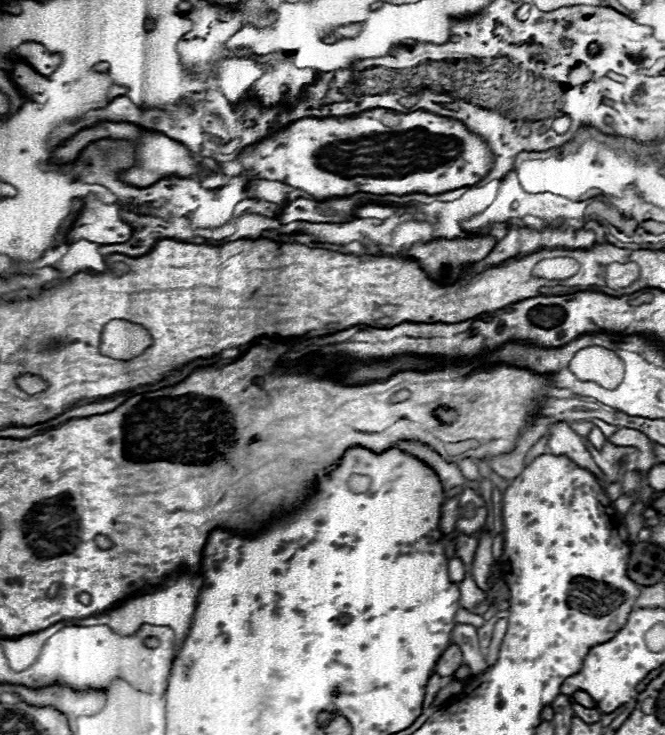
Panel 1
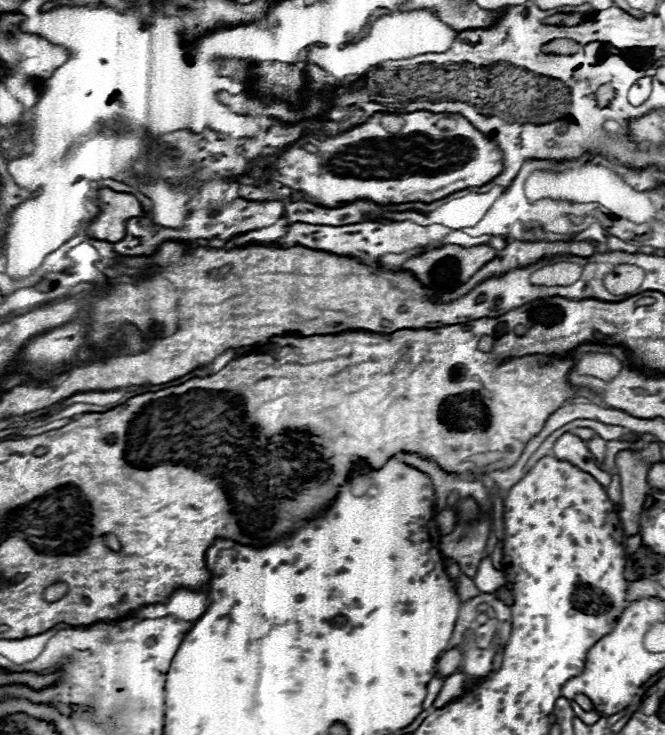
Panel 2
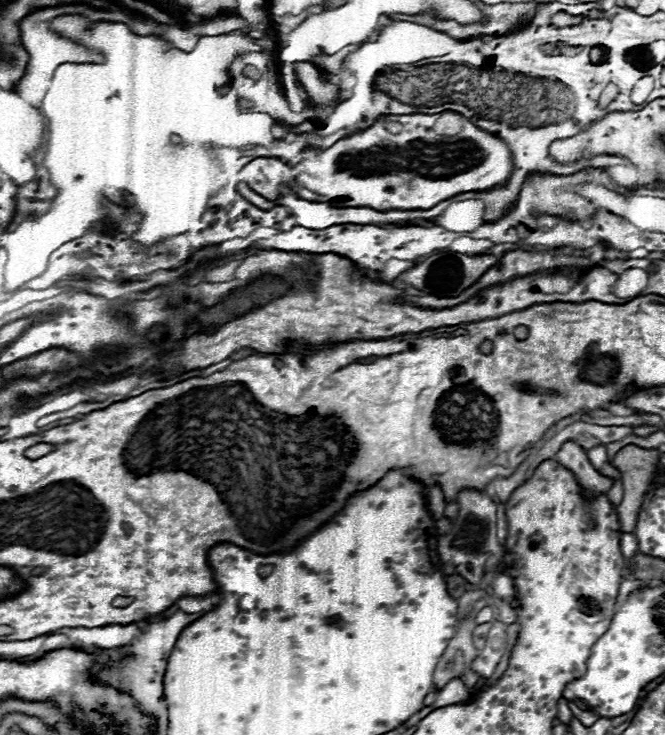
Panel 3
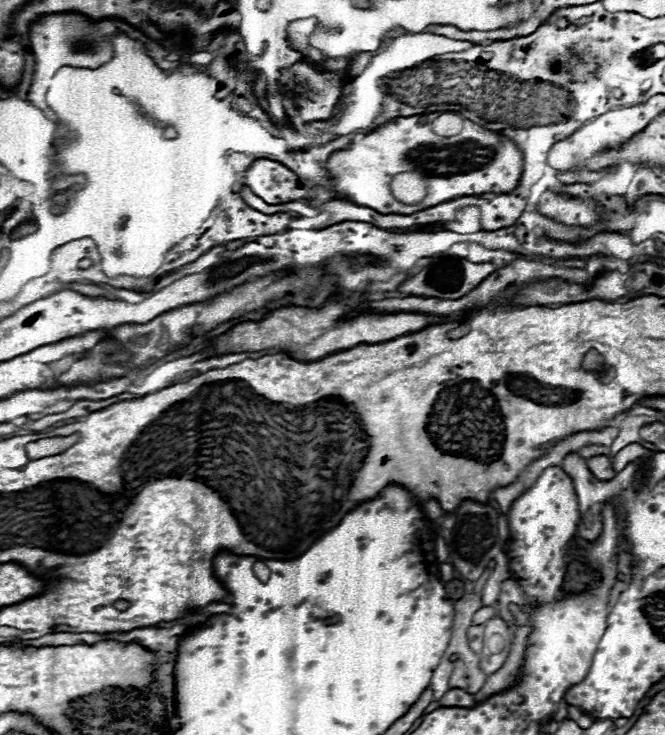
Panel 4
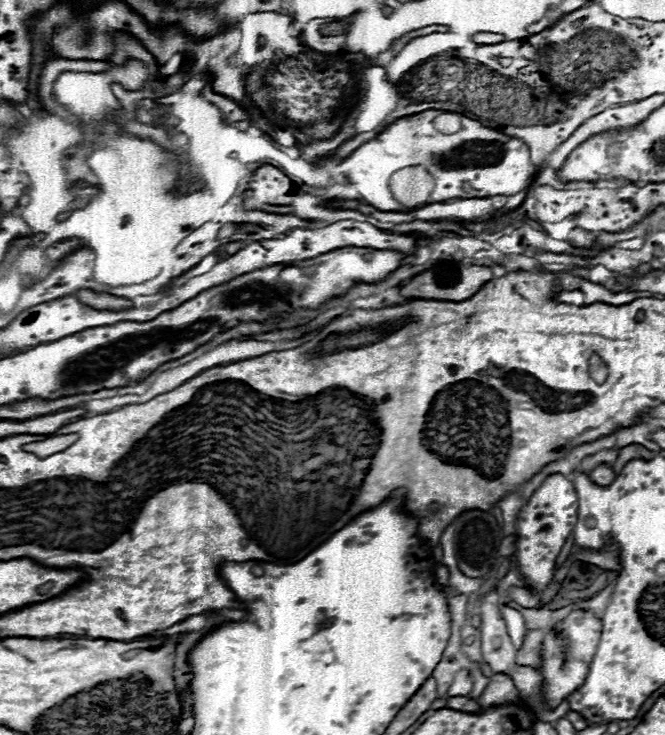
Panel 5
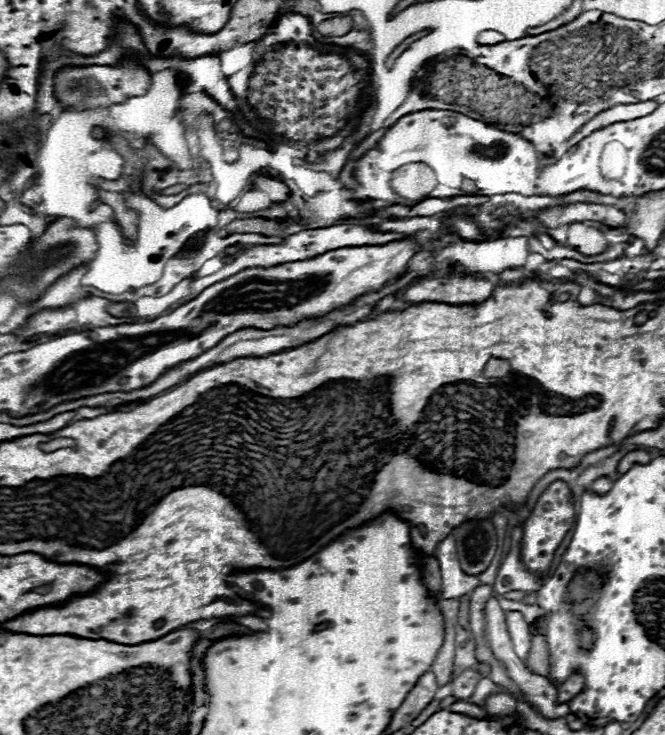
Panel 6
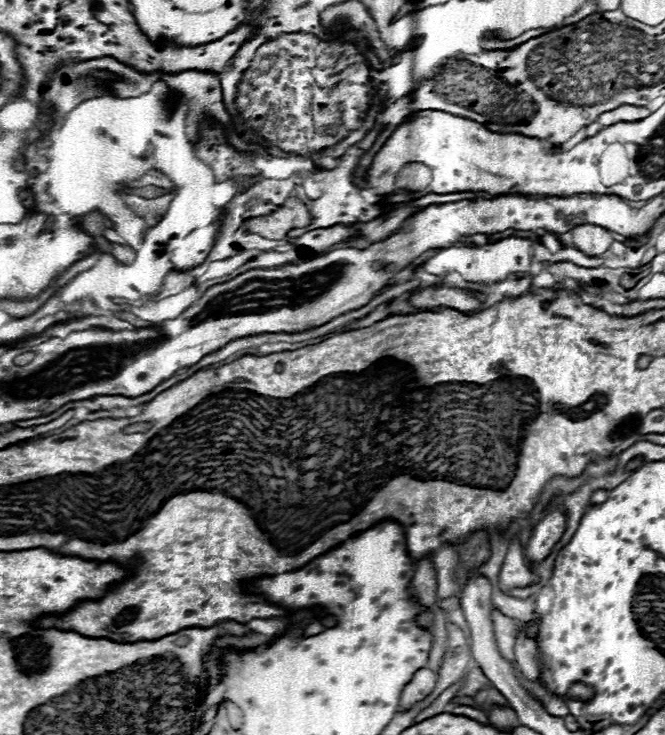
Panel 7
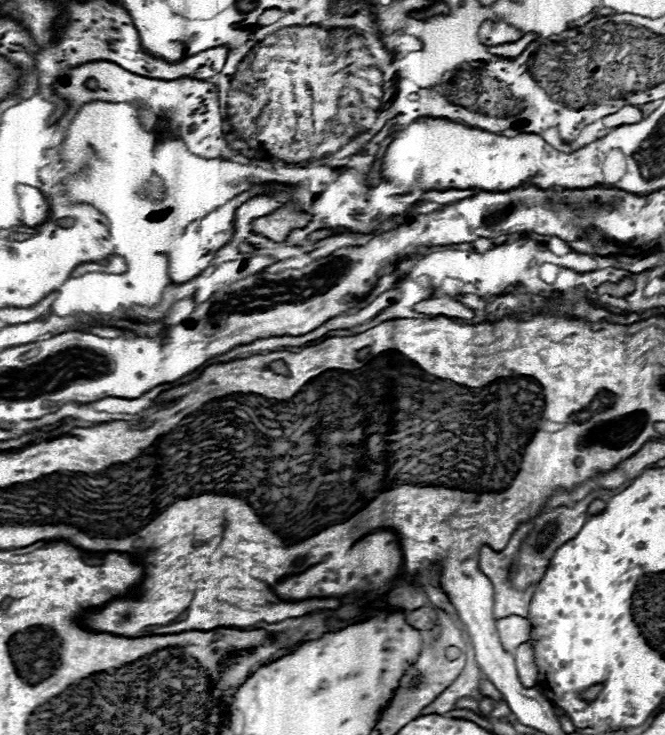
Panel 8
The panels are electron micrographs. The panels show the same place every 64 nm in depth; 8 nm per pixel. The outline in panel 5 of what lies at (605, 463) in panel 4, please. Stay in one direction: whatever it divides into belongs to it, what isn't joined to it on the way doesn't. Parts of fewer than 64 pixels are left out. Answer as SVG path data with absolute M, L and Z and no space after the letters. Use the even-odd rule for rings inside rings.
M598 466L592 474L590 474L590 480L594 482L594 484L598 484L598 486L610 486L612 482L614 482L614 472L612 472L612 468L608 468L608 466Z

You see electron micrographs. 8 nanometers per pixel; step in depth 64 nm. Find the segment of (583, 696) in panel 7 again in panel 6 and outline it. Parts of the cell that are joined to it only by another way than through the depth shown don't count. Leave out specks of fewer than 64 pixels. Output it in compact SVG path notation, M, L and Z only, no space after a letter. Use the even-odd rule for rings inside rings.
M580 674L570 676L560 688L558 688L558 700L560 702L570 702L576 694L580 694L584 690L584 678Z

